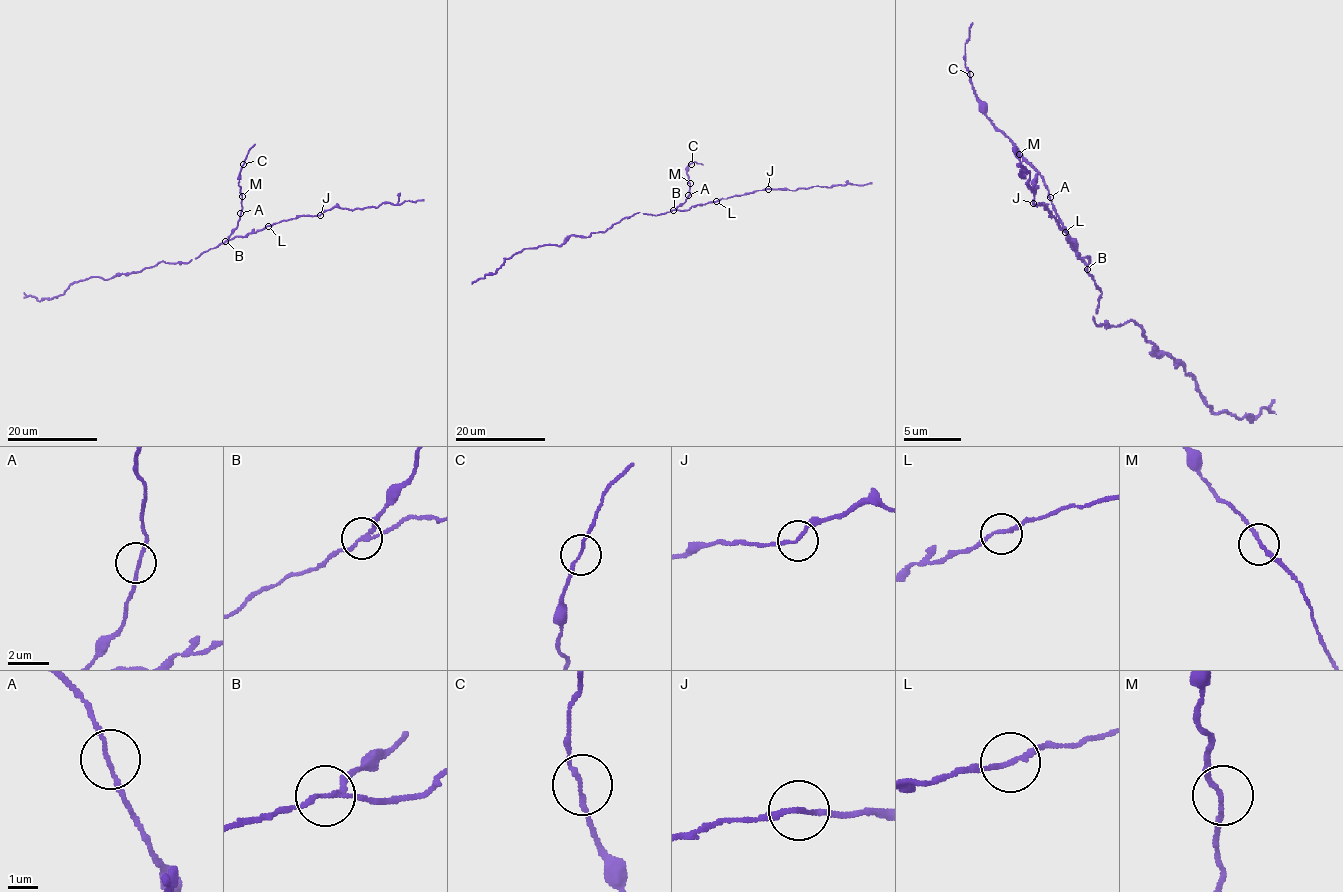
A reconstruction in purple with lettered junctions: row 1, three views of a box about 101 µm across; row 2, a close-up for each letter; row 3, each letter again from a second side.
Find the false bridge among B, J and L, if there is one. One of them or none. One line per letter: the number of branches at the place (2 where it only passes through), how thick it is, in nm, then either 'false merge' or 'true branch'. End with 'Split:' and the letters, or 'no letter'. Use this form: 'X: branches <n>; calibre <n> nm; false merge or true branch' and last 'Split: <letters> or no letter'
B: branches 3; calibre 140 nm; false merge
J: branches 2; calibre 150 nm; true branch
L: branches 2; calibre 150 nm; true branch
Split: B

